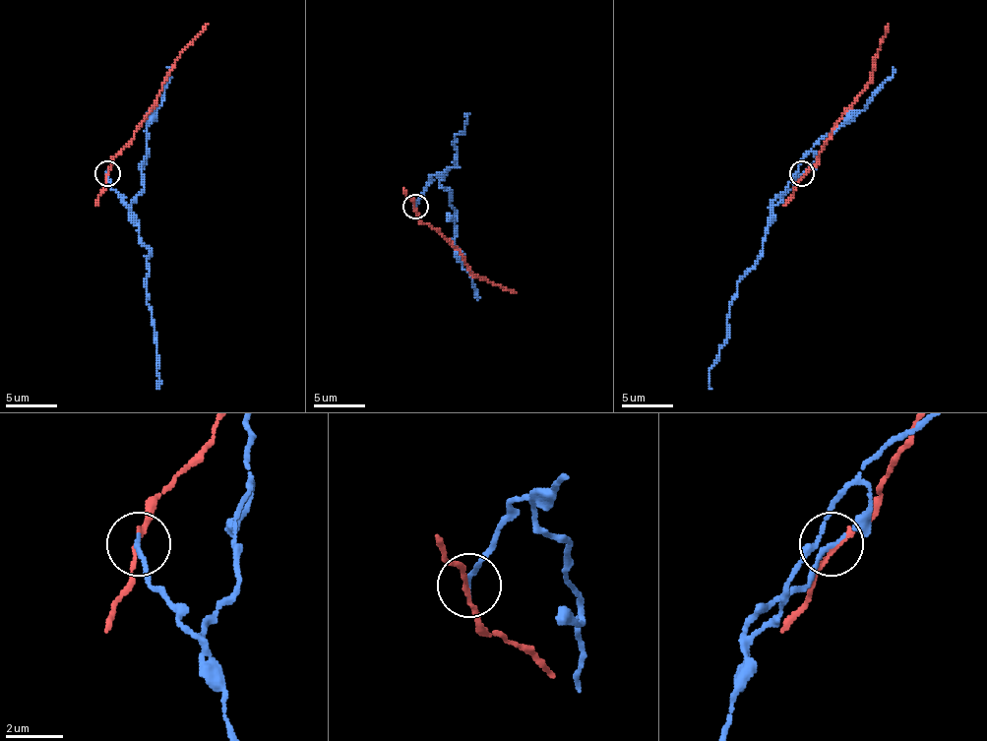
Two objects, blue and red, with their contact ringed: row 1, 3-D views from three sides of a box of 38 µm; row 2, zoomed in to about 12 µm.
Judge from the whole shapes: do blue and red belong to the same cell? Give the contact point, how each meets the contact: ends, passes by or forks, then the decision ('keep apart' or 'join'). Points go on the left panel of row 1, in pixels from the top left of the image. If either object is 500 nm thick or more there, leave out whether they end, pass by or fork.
(107, 173) | blue ends | red passes by | keep apart

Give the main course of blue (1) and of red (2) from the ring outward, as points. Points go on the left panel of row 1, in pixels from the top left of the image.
1: (108, 174), (111, 187), (139, 228), (139, 240), (149, 251), (147, 304), (154, 320), (156, 389)
2: (108, 174), (113, 156), (134, 136), (167, 80), (174, 59), (208, 24)

